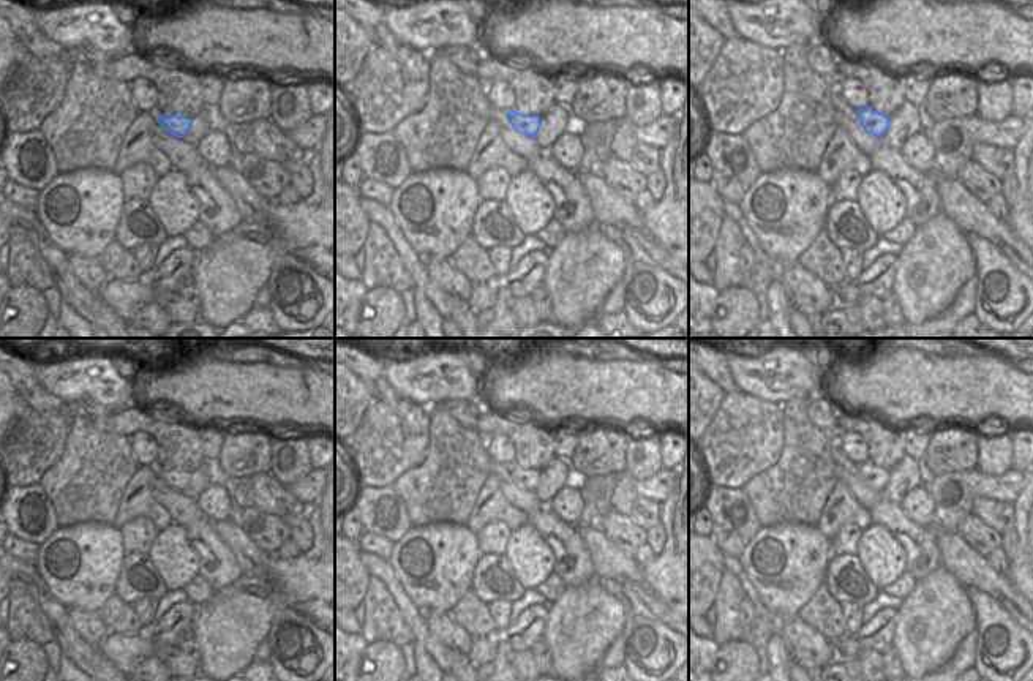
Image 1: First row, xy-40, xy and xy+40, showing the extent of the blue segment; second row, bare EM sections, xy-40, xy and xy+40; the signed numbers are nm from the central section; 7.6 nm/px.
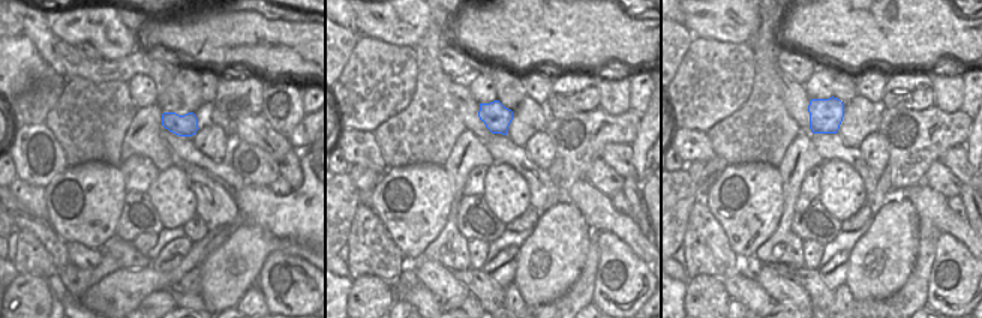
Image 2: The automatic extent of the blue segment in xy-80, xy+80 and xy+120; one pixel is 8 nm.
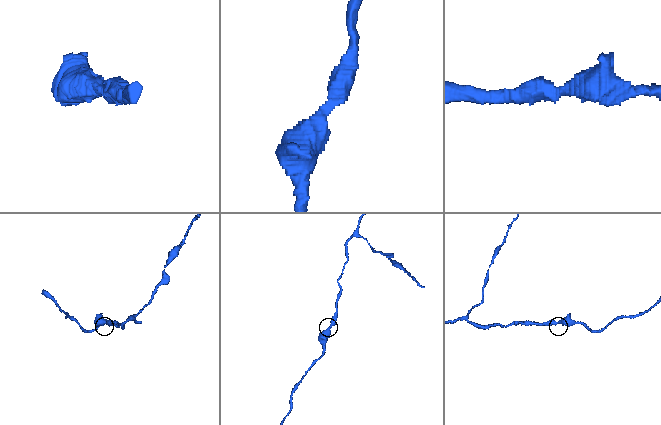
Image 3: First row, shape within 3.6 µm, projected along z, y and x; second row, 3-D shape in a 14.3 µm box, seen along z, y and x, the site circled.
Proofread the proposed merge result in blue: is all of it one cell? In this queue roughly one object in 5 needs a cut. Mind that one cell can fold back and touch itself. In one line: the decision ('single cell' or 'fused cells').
single cell

